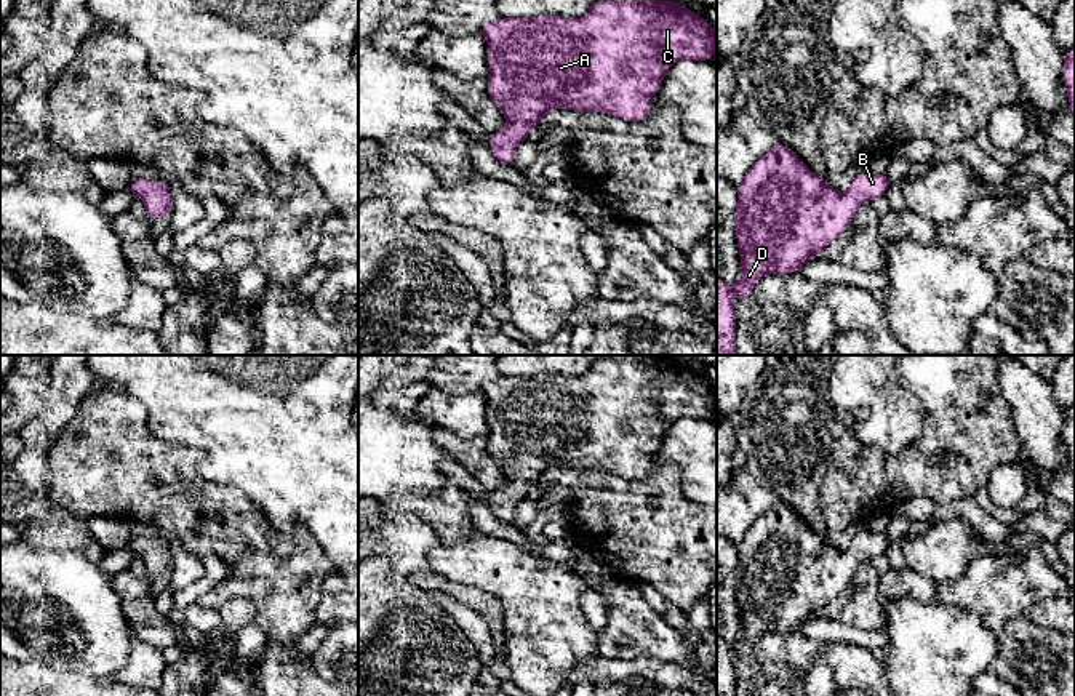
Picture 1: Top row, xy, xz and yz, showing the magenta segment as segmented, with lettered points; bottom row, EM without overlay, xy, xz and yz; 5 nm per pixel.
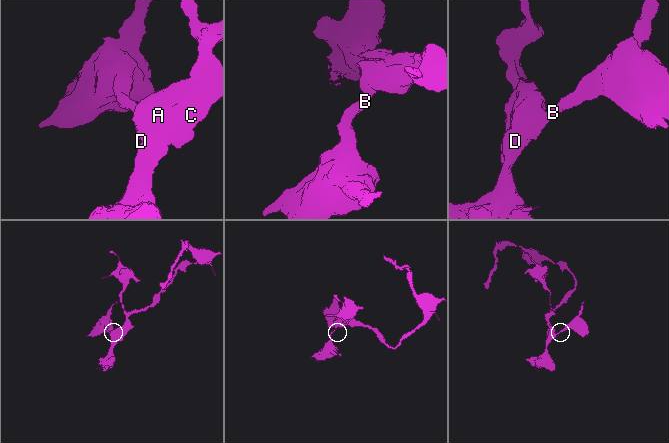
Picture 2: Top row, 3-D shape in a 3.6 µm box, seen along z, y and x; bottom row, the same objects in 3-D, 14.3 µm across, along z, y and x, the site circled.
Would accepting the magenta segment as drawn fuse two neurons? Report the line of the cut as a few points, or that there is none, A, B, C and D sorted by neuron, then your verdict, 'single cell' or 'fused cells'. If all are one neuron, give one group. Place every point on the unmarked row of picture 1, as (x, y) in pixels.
no cut | A B C D | single cell

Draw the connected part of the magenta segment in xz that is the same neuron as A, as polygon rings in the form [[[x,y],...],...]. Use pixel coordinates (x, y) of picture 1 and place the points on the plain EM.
[[[611,357],[595,360],[579,378],[541,371],[501,376],[480,390],[488,400],[488,451],[507,485],[490,491],[490,509],[502,522],[515,520],[515,507],[555,467],[603,470],[641,480],[653,469],[653,454],[665,430],[681,418],[710,419],[717,389],[678,358]]]

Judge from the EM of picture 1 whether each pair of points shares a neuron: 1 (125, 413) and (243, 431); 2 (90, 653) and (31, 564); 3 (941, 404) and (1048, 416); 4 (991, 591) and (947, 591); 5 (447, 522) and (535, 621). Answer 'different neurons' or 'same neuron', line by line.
1: different neurons
2: same neuron
3: different neurons
4: same neuron
5: different neurons

